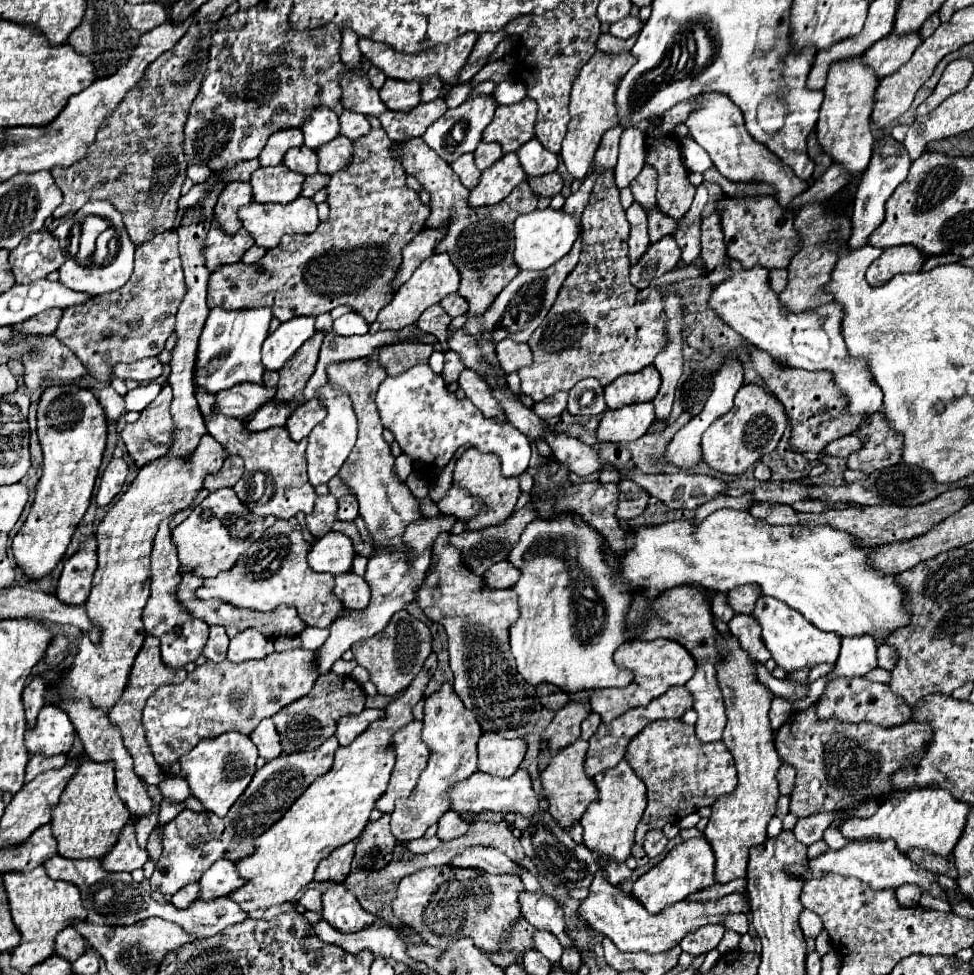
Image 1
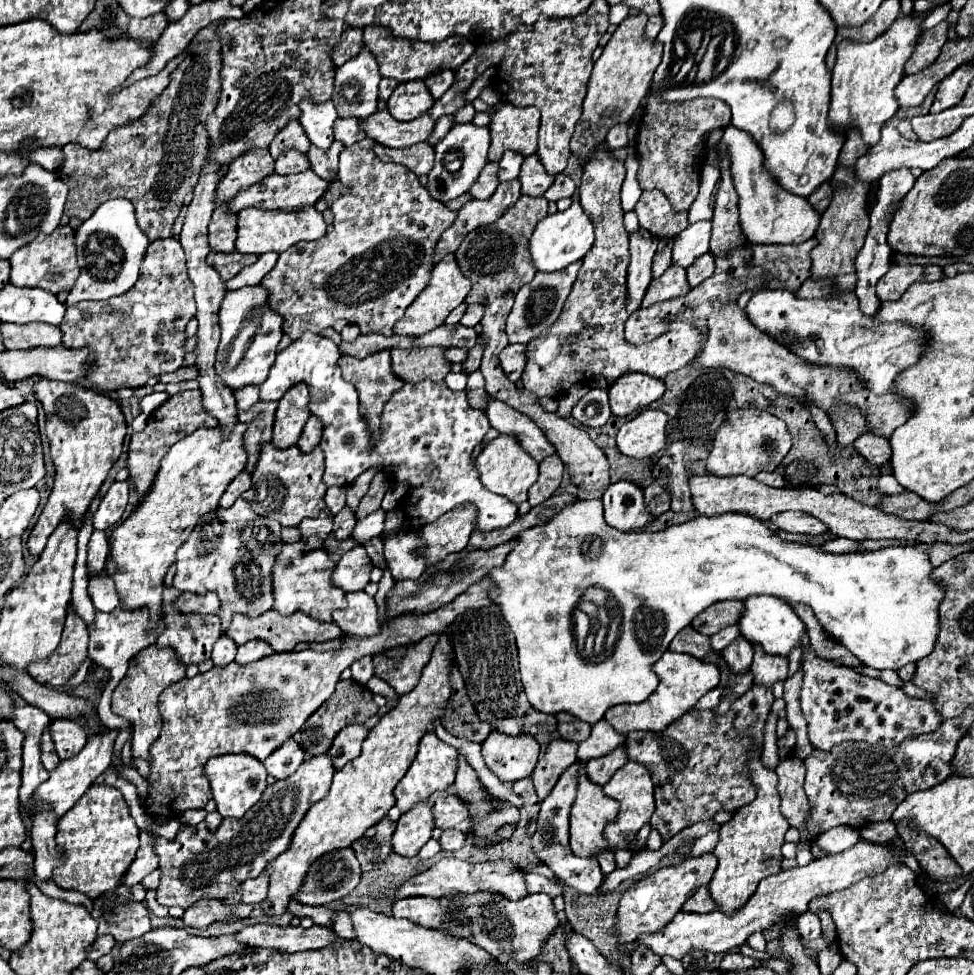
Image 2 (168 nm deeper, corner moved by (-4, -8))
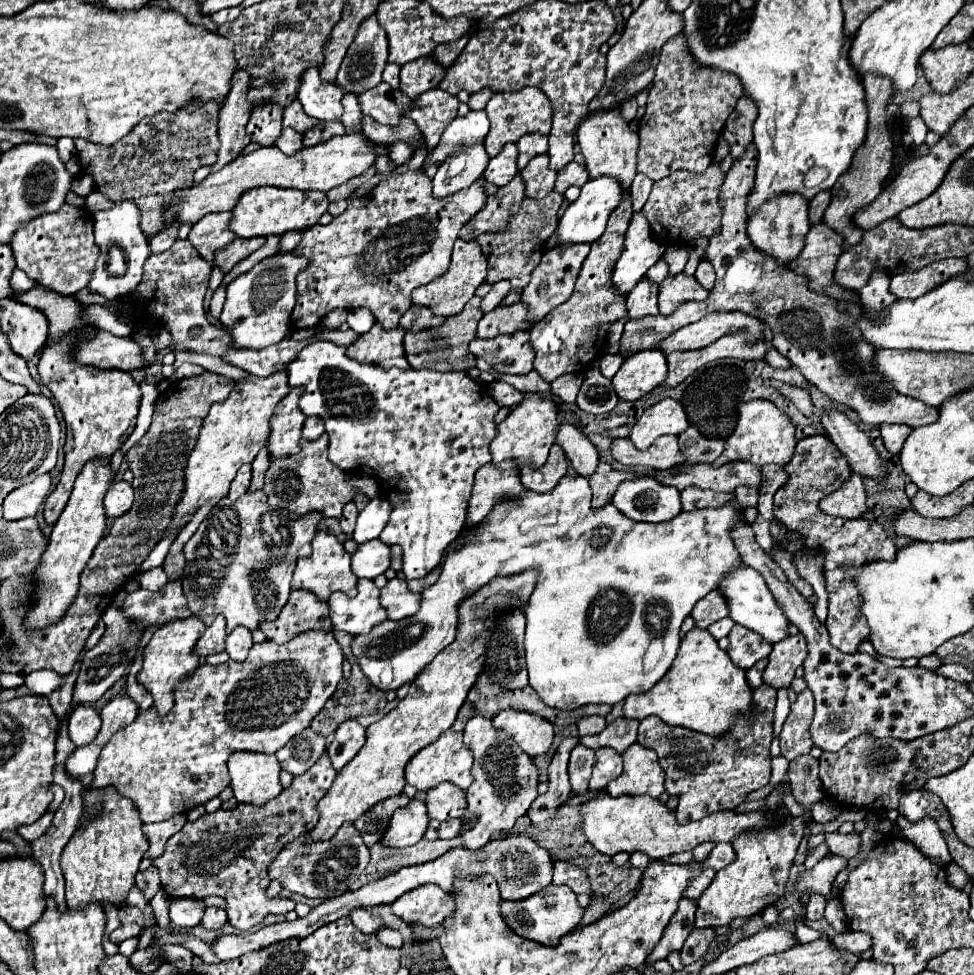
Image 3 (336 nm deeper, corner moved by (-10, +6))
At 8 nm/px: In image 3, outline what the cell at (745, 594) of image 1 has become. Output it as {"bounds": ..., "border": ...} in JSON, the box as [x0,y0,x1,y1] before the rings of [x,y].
{"bounds":[690,591,728,629],"border":[[[712,591],[712,593],[708,593],[706,597],[702,597],[702,599],[694,605],[690,617],[694,619],[696,627],[700,627],[700,629],[706,629],[706,627],[710,627],[712,623],[716,623],[716,621],[728,617],[728,605],[726,605],[722,593],[720,593],[720,591]]]}

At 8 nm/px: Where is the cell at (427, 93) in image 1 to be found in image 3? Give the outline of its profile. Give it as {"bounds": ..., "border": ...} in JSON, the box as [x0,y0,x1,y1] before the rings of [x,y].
{"bounds":[432,35,468,67],"border":[[[468,35],[460,37],[460,41],[452,41],[452,45],[440,45],[440,47],[436,47],[434,53],[432,53],[432,57],[436,61],[440,61],[444,67],[450,67],[456,61],[456,57],[462,53],[462,49],[464,49],[466,43],[468,43]]]}

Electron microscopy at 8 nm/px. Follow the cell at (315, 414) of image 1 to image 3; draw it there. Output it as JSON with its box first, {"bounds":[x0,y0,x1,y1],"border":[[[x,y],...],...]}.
{"bounds":[302,417,324,441],"border":[[[306,417],[302,437],[306,441],[312,441],[312,439],[318,439],[322,433],[324,433],[324,421],[320,417]]]}

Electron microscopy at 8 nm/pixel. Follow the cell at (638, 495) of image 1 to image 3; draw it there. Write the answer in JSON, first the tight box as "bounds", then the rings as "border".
{"bounds":[678,425,724,463],"border":[[[694,425],[678,437],[678,443],[688,463],[712,463],[724,451],[724,439],[708,439]]]}

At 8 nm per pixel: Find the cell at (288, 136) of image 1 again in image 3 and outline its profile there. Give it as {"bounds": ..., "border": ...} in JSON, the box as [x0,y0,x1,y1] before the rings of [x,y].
{"bounds":[282,99,318,133],"border":[[[294,99],[292,103],[288,103],[284,107],[284,121],[282,121],[282,127],[292,127],[296,129],[298,133],[304,133],[306,129],[314,127],[318,121],[314,117],[308,117],[300,105],[298,99]]]}

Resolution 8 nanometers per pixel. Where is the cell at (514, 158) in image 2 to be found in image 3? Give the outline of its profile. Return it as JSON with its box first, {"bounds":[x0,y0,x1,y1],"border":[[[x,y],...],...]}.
{"bounds":[518,135,548,169],"border":[[[524,135],[520,141],[518,141],[518,149],[520,149],[520,155],[518,155],[518,167],[524,169],[528,165],[528,161],[536,155],[542,155],[542,153],[548,153],[548,137],[546,135]]]}

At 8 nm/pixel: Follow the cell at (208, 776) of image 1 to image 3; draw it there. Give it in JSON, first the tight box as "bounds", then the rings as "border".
{"bounds":[228,753,282,805],"border":[[[234,753],[228,761],[234,797],[240,803],[266,805],[276,799],[282,791],[280,785],[280,763],[276,755],[262,753]]]}

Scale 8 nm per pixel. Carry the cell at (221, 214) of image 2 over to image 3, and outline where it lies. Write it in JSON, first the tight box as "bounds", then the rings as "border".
{"bounds":[188,213,236,263],"border":[[[210,213],[204,219],[200,219],[188,235],[190,245],[200,253],[202,259],[206,259],[208,263],[212,263],[214,259],[214,251],[228,245],[236,235],[228,229],[228,221],[230,221],[232,213]]]}

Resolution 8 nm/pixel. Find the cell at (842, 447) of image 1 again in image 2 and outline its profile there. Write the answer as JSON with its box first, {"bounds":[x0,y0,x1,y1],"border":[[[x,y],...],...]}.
{"bounds":[852,433,892,467],"border":[[[866,433],[866,435],[860,435],[852,445],[854,445],[854,451],[858,455],[862,455],[868,463],[878,465],[878,467],[888,463],[890,457],[892,457],[890,443],[884,437],[876,437],[876,435]]]}

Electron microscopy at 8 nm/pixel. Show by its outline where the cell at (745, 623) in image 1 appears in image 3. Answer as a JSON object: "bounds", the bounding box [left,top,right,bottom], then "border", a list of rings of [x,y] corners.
{"bounds":[764,633,806,689],"border":[[[798,633],[794,637],[786,637],[784,641],[778,641],[770,653],[770,663],[764,671],[764,683],[772,685],[774,689],[788,689],[794,671],[804,663],[806,659],[806,641]]]}

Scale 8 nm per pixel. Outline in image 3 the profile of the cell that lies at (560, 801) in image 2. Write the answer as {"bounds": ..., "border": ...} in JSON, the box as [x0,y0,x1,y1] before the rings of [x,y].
{"bounds":[568,745,594,795],"border":[[[576,745],[570,753],[570,765],[568,765],[570,783],[576,795],[582,795],[588,791],[588,779],[592,773],[592,765],[594,765],[594,751],[584,745]]]}

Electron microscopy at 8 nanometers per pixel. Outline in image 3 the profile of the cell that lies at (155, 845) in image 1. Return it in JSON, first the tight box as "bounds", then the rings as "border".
{"bounds":[136,865,160,901],"border":[[[150,865],[146,871],[140,871],[136,875],[136,887],[142,891],[142,895],[146,897],[146,901],[152,901],[152,897],[158,893],[160,885],[160,877],[154,865]]]}

